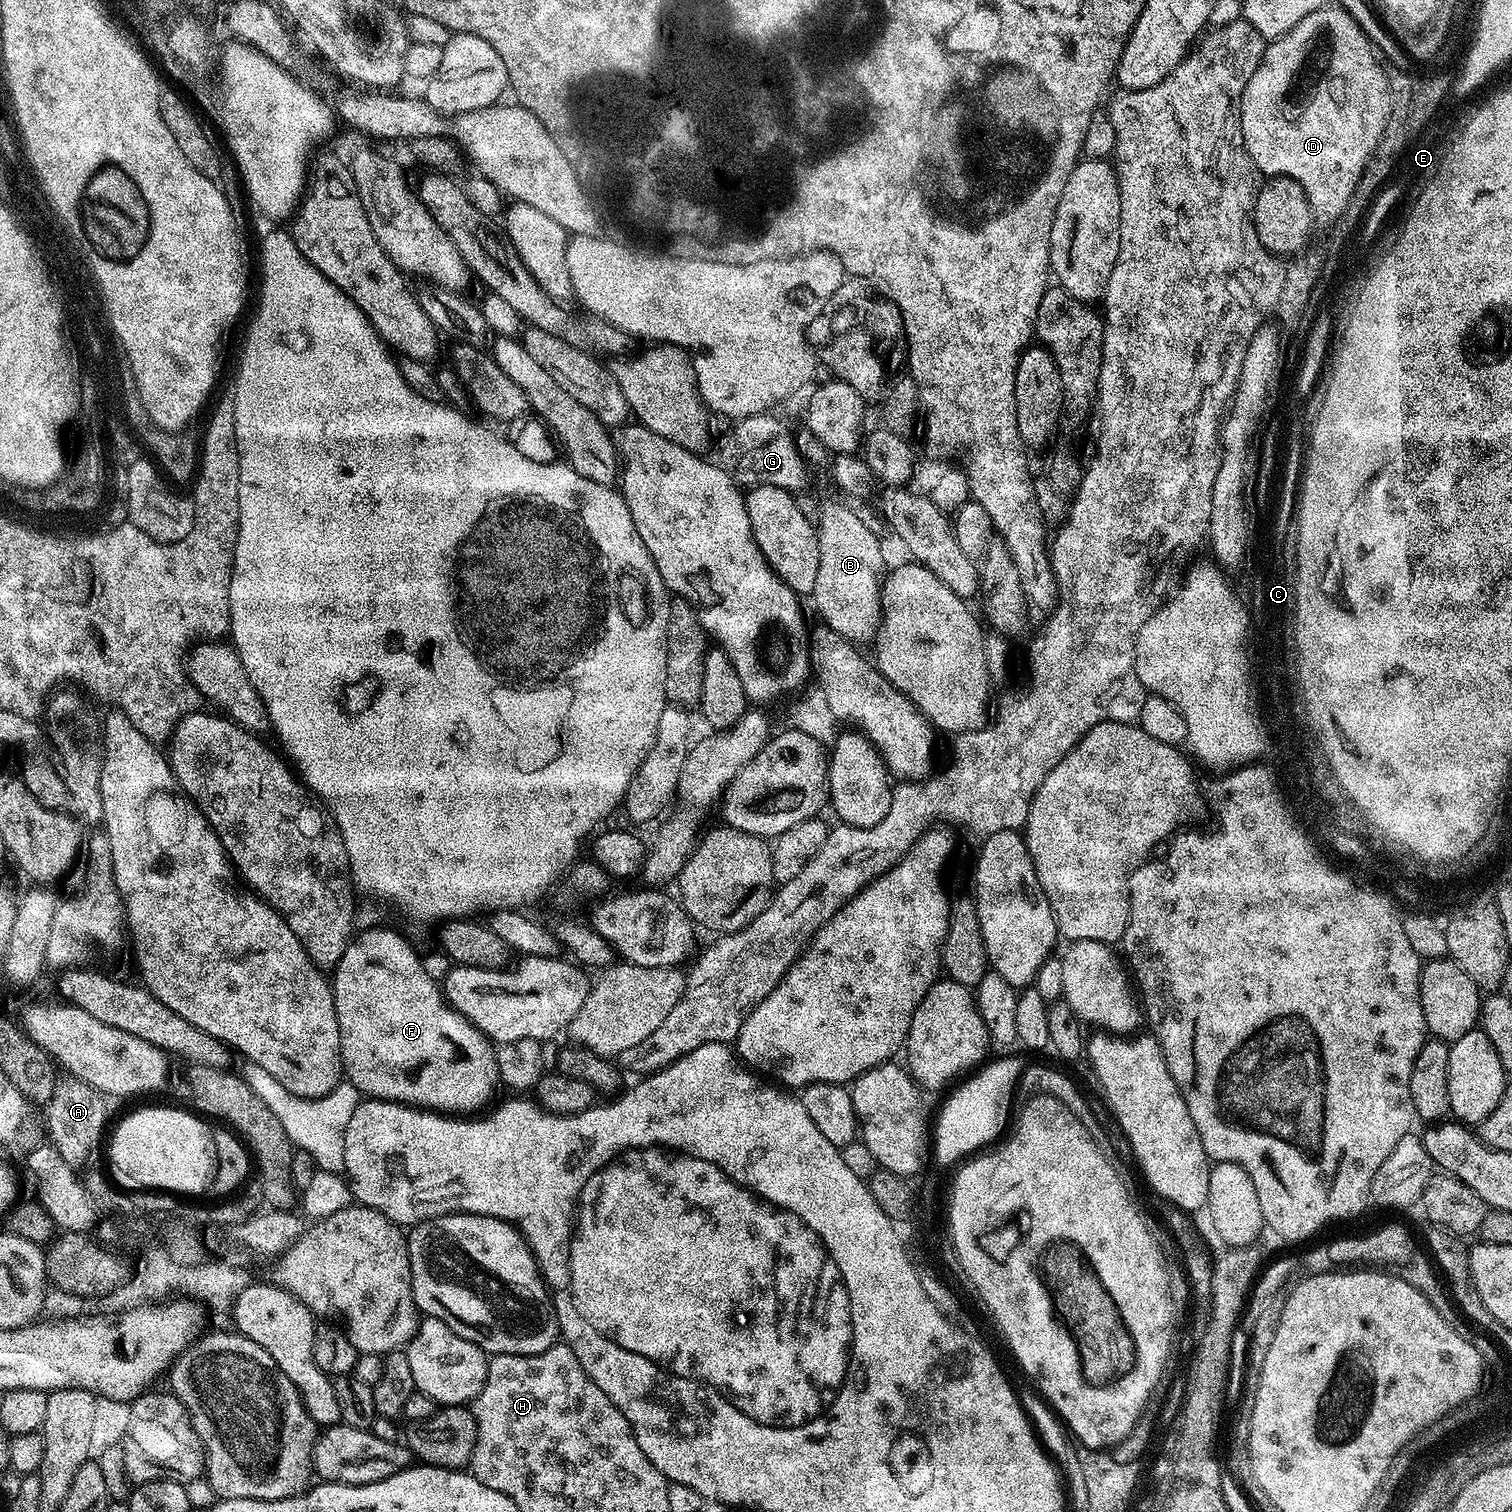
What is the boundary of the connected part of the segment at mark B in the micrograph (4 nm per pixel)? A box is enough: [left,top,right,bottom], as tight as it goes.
[810,500,885,642]

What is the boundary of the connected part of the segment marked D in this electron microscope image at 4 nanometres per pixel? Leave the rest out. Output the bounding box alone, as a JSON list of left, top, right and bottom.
[1240,6,1388,212]

